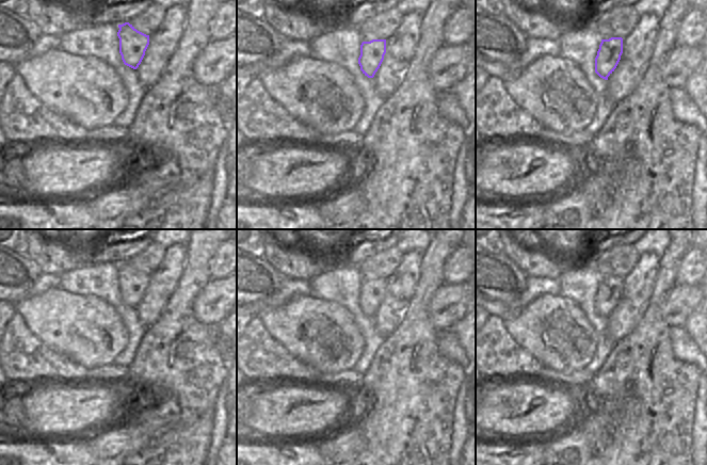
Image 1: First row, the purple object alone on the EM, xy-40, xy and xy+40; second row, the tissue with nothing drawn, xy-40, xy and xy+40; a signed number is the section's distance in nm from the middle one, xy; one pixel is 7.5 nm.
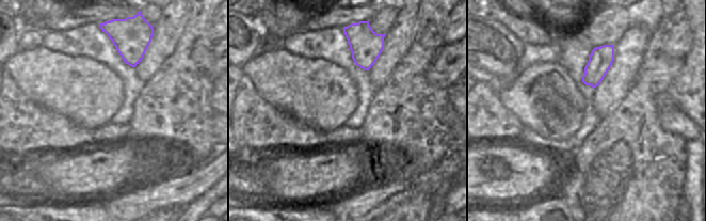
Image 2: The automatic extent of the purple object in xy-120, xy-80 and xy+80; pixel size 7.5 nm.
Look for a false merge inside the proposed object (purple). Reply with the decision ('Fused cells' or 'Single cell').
Single cell

